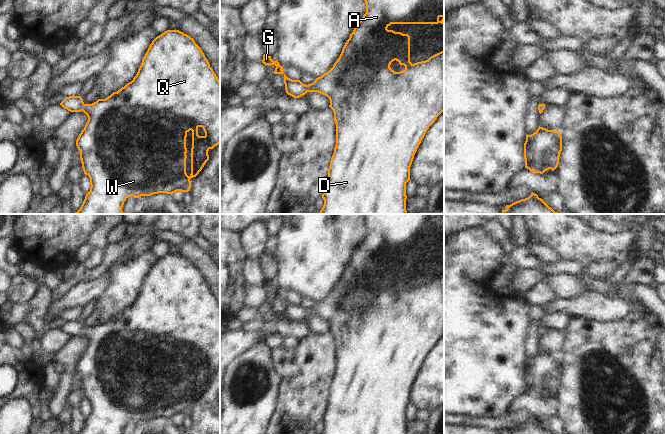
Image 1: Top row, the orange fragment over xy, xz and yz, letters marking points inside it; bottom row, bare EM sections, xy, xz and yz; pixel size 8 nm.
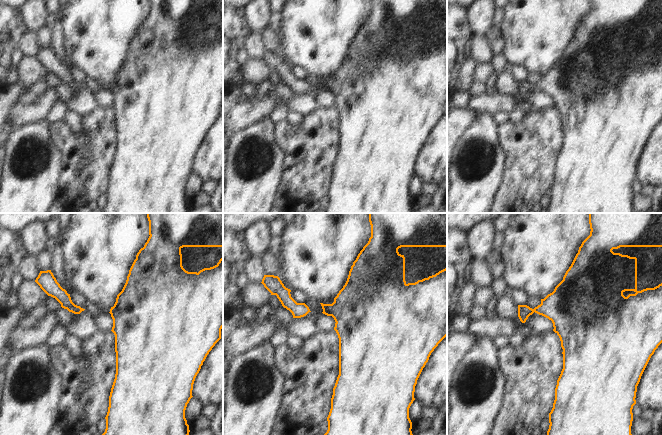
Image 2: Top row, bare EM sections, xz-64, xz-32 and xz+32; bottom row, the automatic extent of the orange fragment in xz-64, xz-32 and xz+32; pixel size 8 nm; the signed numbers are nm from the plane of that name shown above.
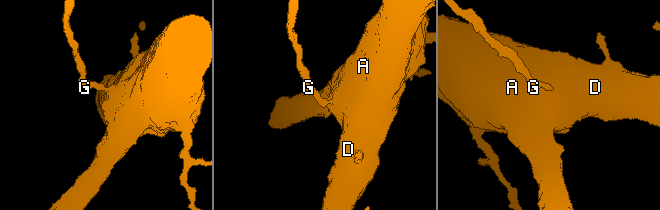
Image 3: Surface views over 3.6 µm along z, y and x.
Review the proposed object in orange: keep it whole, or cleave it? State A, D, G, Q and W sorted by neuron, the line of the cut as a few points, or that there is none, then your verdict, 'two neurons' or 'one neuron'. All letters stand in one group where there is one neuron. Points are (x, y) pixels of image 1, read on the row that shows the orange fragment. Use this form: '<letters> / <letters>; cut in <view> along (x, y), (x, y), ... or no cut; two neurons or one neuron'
A D G Q W; no cut; one neuron

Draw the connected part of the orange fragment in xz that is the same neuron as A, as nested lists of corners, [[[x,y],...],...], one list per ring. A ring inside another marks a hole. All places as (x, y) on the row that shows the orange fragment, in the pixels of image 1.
[[[364,0],[366,4],[366,13],[356,24],[349,39],[345,43],[338,60],[333,67],[322,76],[315,79],[311,84],[303,84],[300,80],[292,80],[283,73],[283,67],[279,62],[273,61],[271,56],[263,55],[262,63],[265,65],[275,65],[274,74],[284,75],[284,84],[286,93],[294,98],[299,98],[307,92],[318,92],[327,96],[330,100],[329,107],[334,112],[334,121],[336,124],[336,145],[328,169],[328,181],[322,194],[324,205],[320,214],[408,214],[406,211],[406,183],[410,180],[410,167],[414,155],[424,138],[429,127],[435,122],[437,117],[444,111],[444,50],[431,56],[428,60],[412,64],[410,62],[410,36],[401,32],[388,30],[391,24],[444,24],[444,0]],[[393,61],[398,61],[404,65],[405,69],[395,72],[390,68]]]

